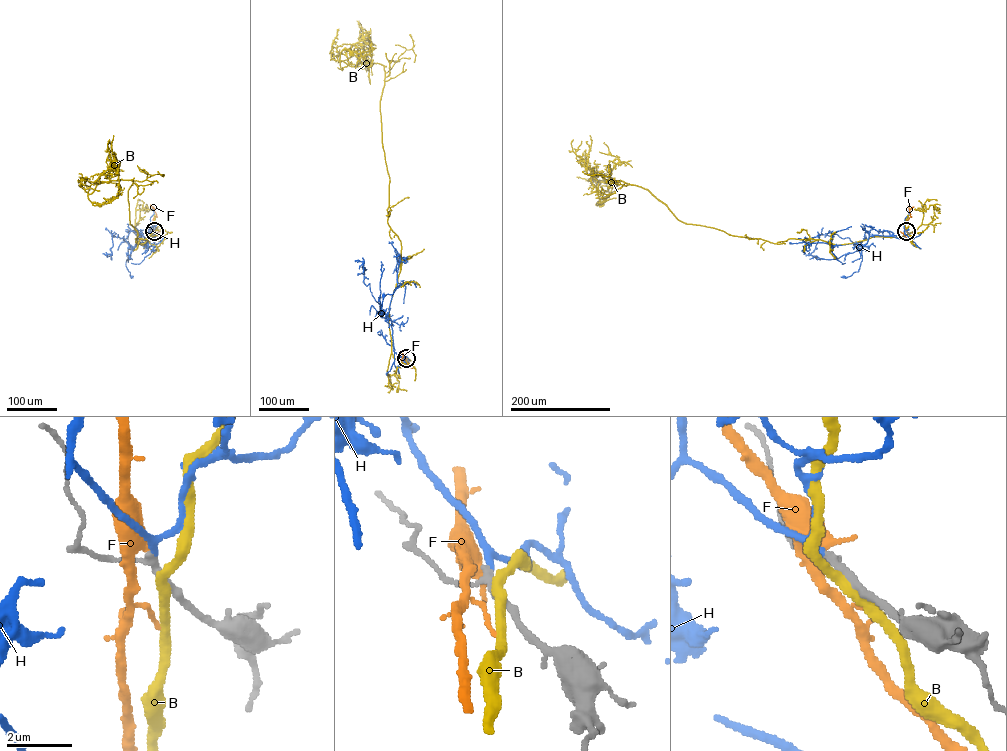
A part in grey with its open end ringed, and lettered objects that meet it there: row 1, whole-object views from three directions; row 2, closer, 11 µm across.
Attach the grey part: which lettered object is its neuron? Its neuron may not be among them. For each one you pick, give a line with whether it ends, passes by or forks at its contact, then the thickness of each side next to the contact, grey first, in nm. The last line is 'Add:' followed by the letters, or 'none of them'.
H: it passes by; 200 nm thick on the grey side, 160 nm on the other
Add: H

